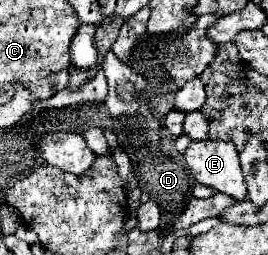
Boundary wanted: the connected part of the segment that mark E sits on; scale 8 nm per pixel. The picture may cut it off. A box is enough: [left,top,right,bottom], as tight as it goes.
[184,141,247,201]

